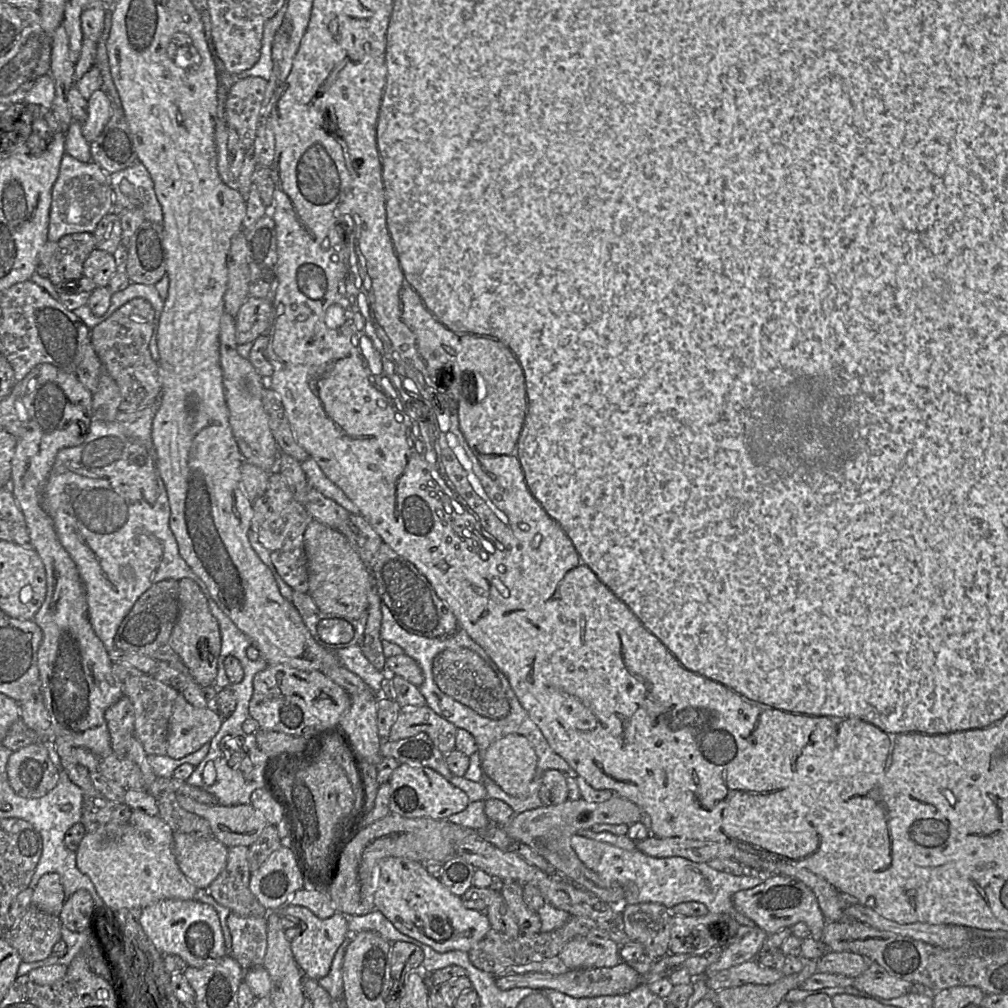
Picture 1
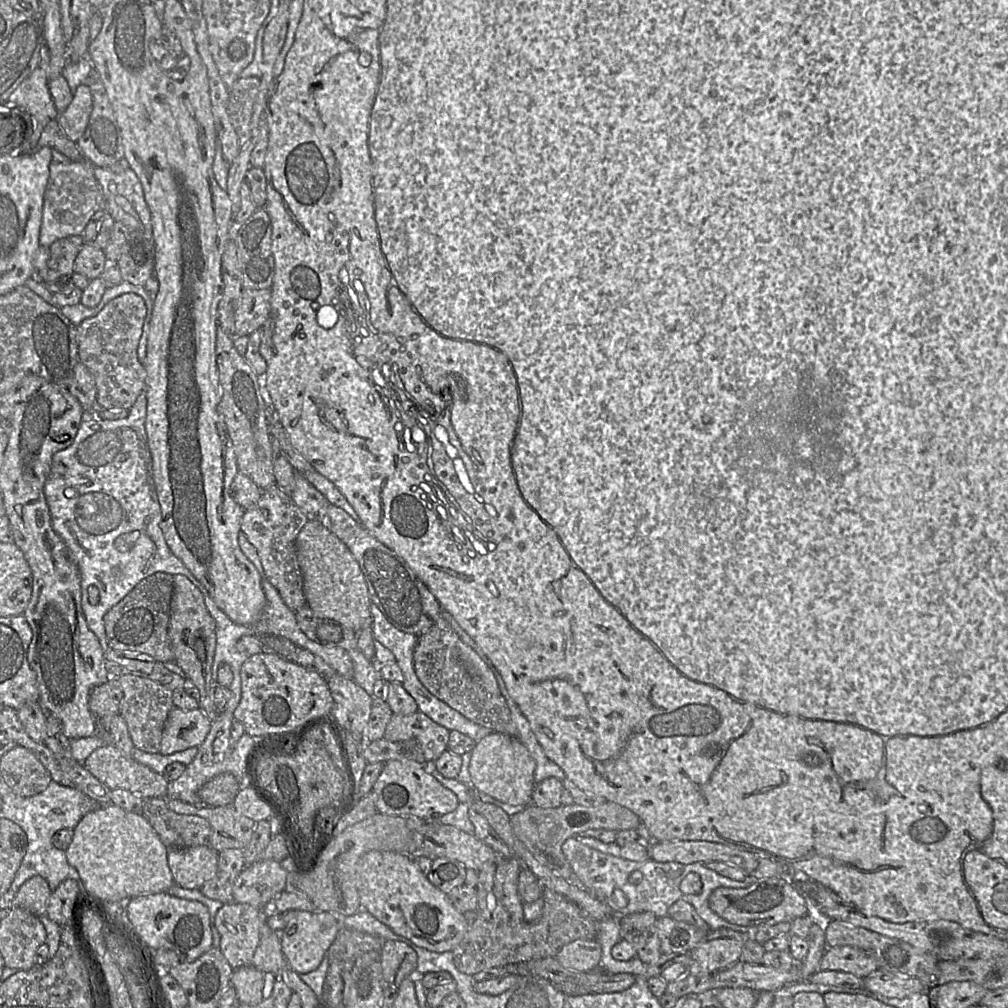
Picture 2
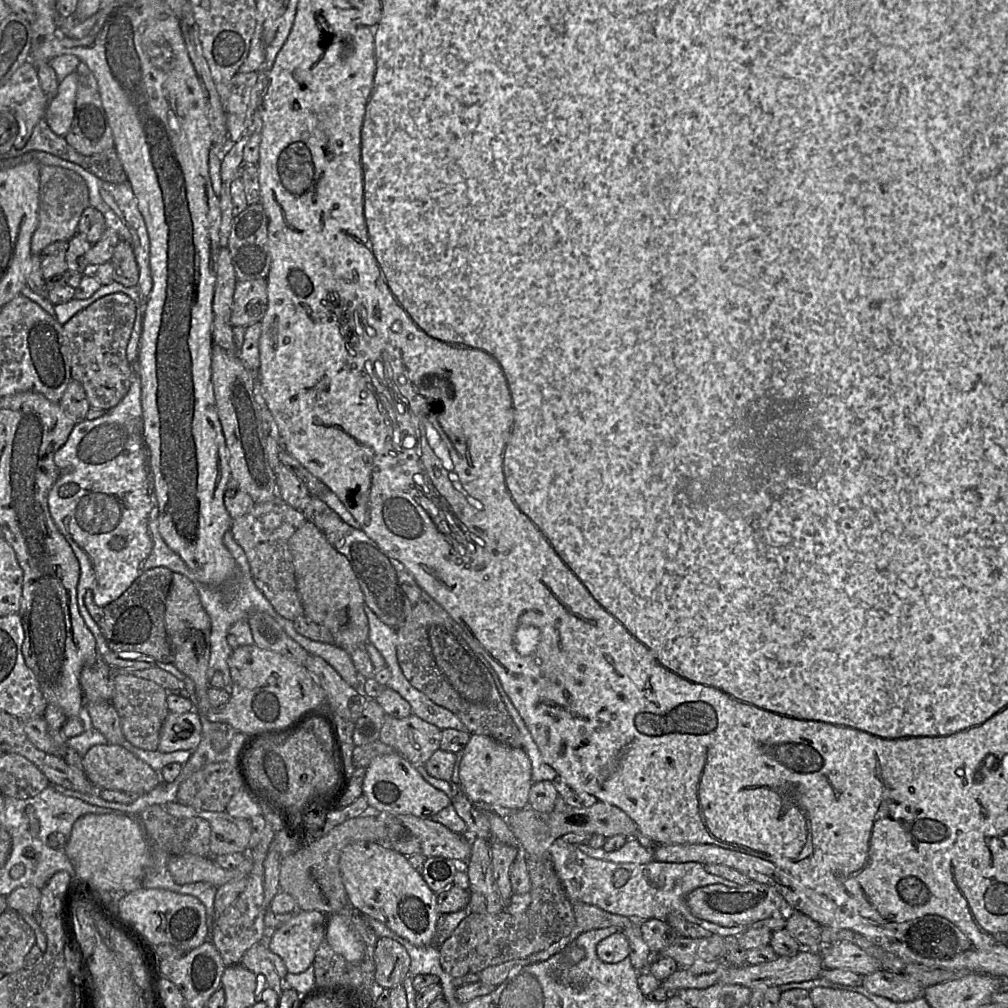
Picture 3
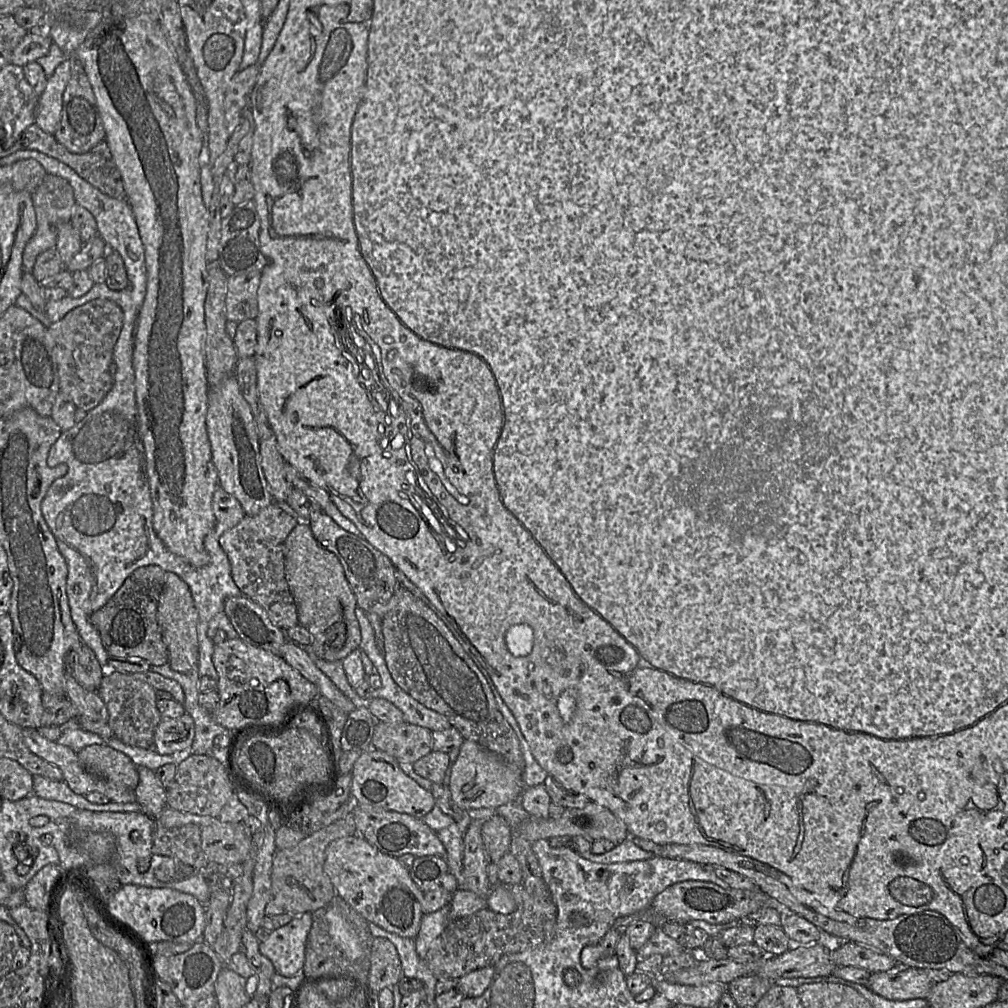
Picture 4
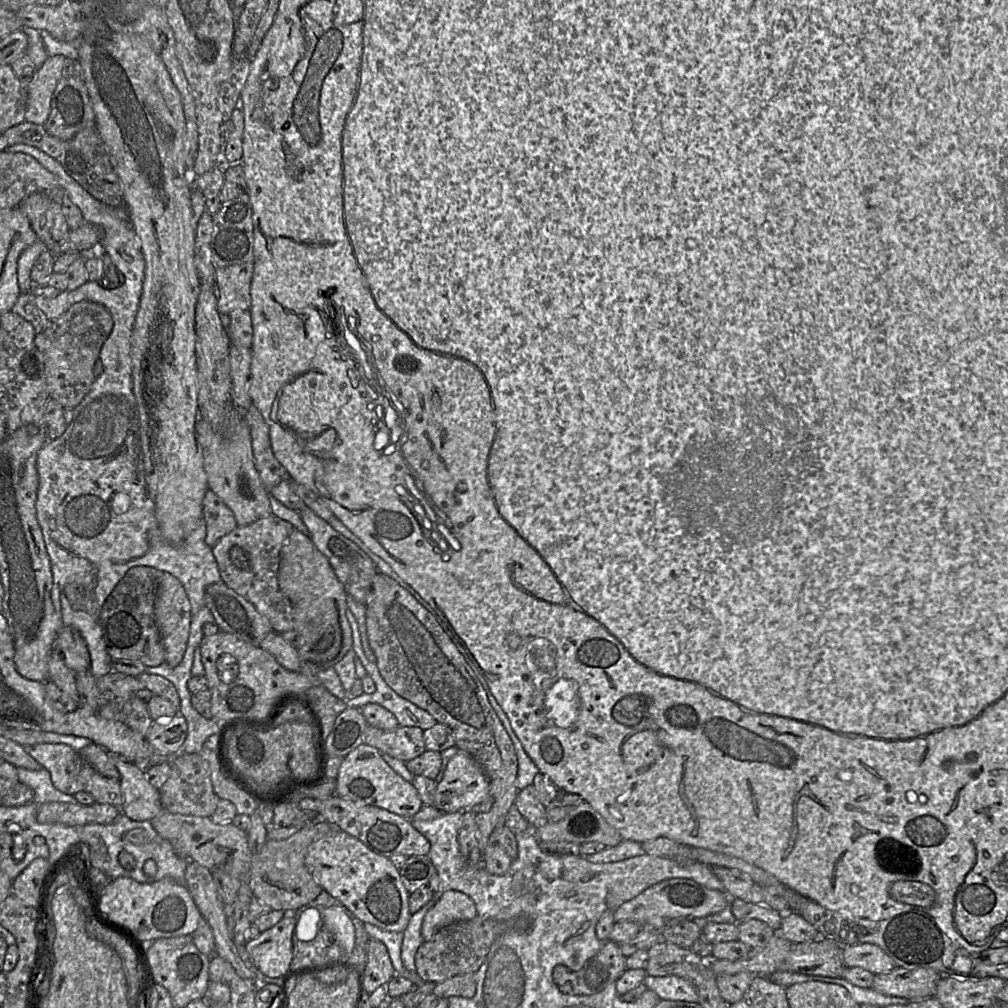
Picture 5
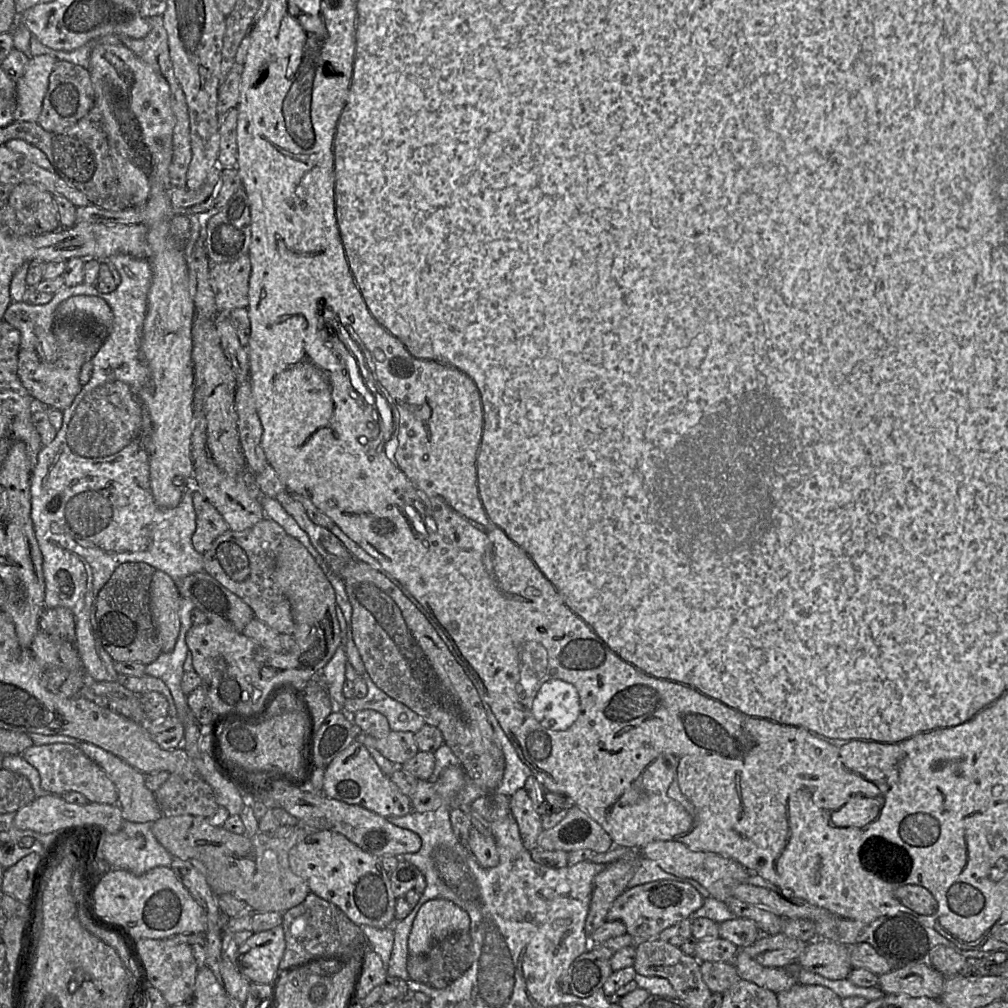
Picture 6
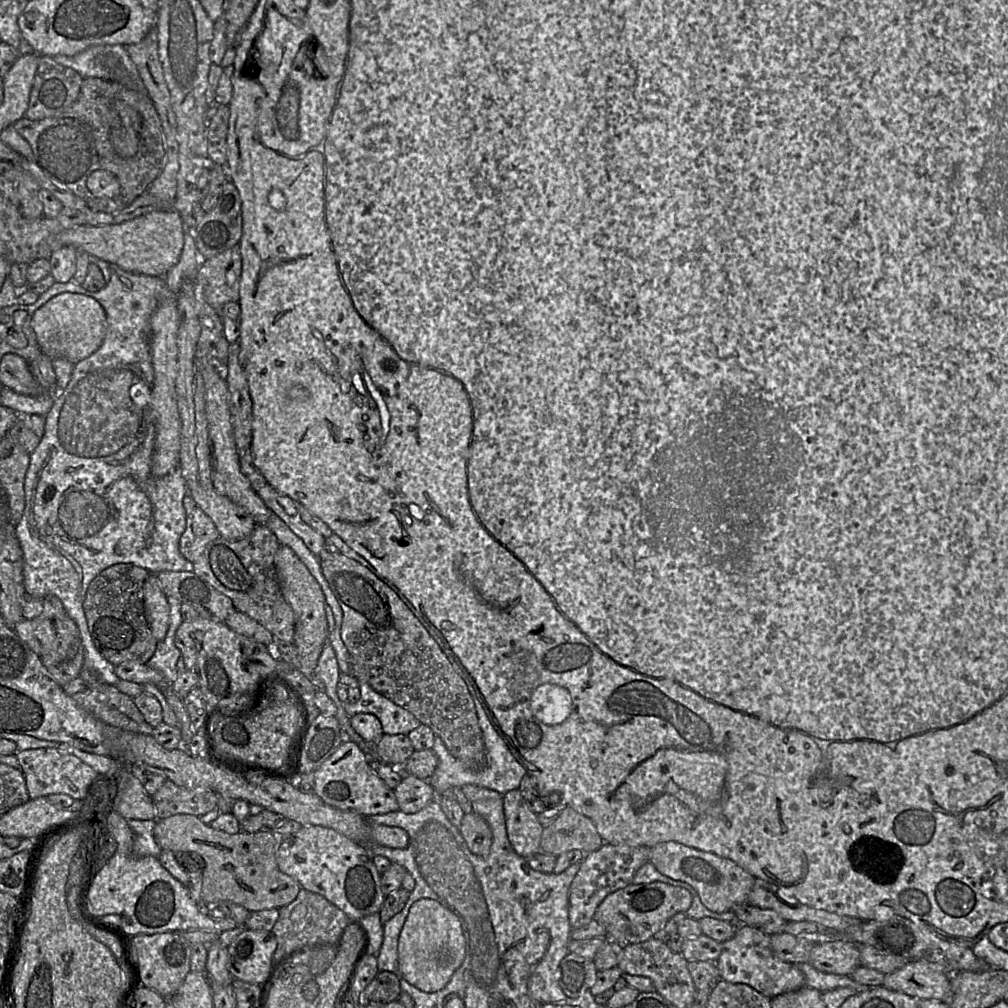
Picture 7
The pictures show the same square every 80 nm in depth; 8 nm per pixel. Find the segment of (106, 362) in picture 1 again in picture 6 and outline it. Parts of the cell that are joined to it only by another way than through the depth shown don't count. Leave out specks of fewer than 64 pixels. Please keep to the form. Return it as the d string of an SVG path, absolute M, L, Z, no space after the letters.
M58 320L53 326L53 333L57 341L57 359L52 363L44 362L34 348L20 348L17 374L32 397L54 409L64 410L73 404L82 390L83 385L79 379L82 366L95 356L104 339L87 323L75 320Z

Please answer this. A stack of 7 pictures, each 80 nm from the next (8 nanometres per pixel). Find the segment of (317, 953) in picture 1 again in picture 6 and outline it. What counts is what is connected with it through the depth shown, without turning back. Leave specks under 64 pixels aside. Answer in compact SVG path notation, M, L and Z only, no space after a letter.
M281 925L254 932L239 945L235 965L238 971L254 983L270 984L280 977L279 965L286 942Z

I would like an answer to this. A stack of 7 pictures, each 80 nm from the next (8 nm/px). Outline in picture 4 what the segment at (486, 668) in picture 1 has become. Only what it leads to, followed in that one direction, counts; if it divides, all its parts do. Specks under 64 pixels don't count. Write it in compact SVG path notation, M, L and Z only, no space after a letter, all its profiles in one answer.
M398 587L390 601L390 609L382 617L381 632L384 641L383 655L388 671L395 683L406 693L427 708L444 715L464 740L476 742L483 748L497 754L510 765L523 771L524 759L519 740L506 721L495 701L486 678L485 670L466 651L462 639L457 637L419 589L409 591Z

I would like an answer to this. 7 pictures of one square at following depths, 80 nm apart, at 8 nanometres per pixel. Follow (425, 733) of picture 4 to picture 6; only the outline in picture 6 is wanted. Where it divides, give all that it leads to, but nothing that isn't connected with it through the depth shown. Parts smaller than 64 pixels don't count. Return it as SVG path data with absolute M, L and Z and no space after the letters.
M360 731L355 741L366 748L376 747L385 758L402 765L419 751L412 732L390 731L386 737L376 739Z

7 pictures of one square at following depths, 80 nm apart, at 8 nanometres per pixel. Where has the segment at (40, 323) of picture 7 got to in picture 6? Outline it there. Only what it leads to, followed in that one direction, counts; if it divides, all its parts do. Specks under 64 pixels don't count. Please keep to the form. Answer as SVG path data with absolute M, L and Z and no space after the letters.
M71 296L59 304L56 315L57 321L75 320L87 323L91 329L99 332L103 339L113 324L113 313L109 305L98 296Z

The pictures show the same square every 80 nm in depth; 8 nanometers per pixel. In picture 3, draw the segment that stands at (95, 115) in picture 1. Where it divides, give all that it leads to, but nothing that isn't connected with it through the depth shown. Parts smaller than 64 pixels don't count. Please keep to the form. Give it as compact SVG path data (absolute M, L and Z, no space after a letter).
M69 74L60 81L57 94L49 100L44 121L58 136L65 137L70 130L75 108L77 75Z

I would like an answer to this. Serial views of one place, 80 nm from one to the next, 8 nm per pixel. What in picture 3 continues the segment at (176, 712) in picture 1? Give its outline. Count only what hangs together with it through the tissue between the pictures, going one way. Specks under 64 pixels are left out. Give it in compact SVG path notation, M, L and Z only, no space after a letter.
M195 709L182 714L169 712L160 729L157 751L194 751L201 739L202 724Z

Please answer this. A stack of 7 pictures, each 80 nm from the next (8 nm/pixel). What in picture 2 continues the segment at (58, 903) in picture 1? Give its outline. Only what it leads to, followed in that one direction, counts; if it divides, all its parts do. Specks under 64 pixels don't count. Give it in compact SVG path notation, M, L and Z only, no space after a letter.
M36 875L19 887L15 895L15 906L26 909L36 916L43 916L52 891L47 880Z

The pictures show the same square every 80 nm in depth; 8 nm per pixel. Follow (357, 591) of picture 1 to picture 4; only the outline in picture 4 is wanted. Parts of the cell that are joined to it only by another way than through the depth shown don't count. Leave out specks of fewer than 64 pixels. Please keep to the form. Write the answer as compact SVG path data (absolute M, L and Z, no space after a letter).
M300 521L288 535L284 544L285 577L298 611L298 623L311 634L311 643L306 650L327 661L342 661L361 644L361 628L357 618L356 597L346 579L342 564L335 554L320 545L309 524Z

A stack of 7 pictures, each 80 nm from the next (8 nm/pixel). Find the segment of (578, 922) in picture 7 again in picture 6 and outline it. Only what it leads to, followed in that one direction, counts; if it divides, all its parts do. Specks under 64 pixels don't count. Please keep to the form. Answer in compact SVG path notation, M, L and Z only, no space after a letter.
M631 849L619 860L606 865L596 875L593 881L589 912L585 921L585 932L588 936L606 922L610 907L615 899L627 889L641 857L641 849Z

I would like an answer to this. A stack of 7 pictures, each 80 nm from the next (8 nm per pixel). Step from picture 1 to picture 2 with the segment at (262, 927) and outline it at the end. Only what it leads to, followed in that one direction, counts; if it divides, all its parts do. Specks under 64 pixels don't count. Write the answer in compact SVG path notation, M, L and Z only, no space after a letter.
M224 903L217 911L213 925L220 936L219 949L233 969L251 965L269 911L248 903Z

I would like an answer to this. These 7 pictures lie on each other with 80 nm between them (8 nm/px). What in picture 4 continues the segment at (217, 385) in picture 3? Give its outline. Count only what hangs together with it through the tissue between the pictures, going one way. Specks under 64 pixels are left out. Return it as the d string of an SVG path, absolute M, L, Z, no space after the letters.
M234 374L218 387L209 388L206 426L212 461L218 472L218 486L240 502L246 516L256 515L274 499L262 467L255 418Z

